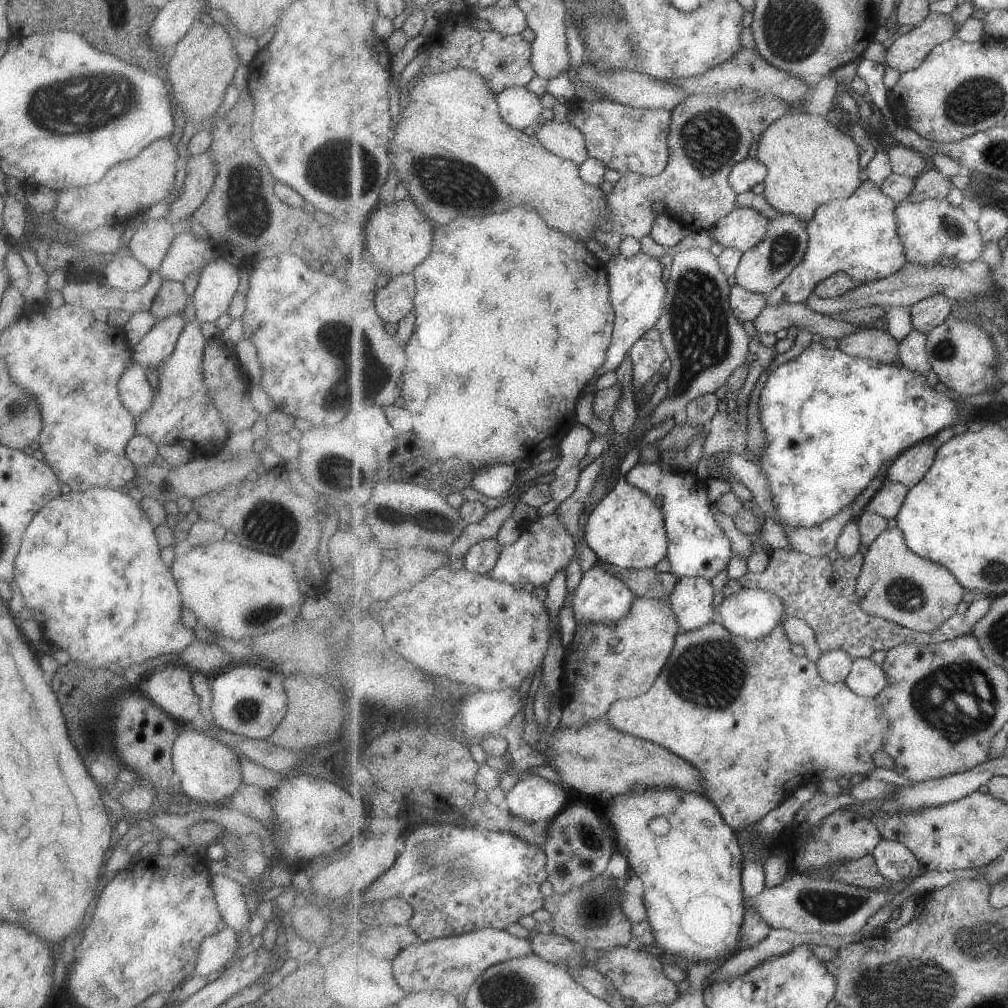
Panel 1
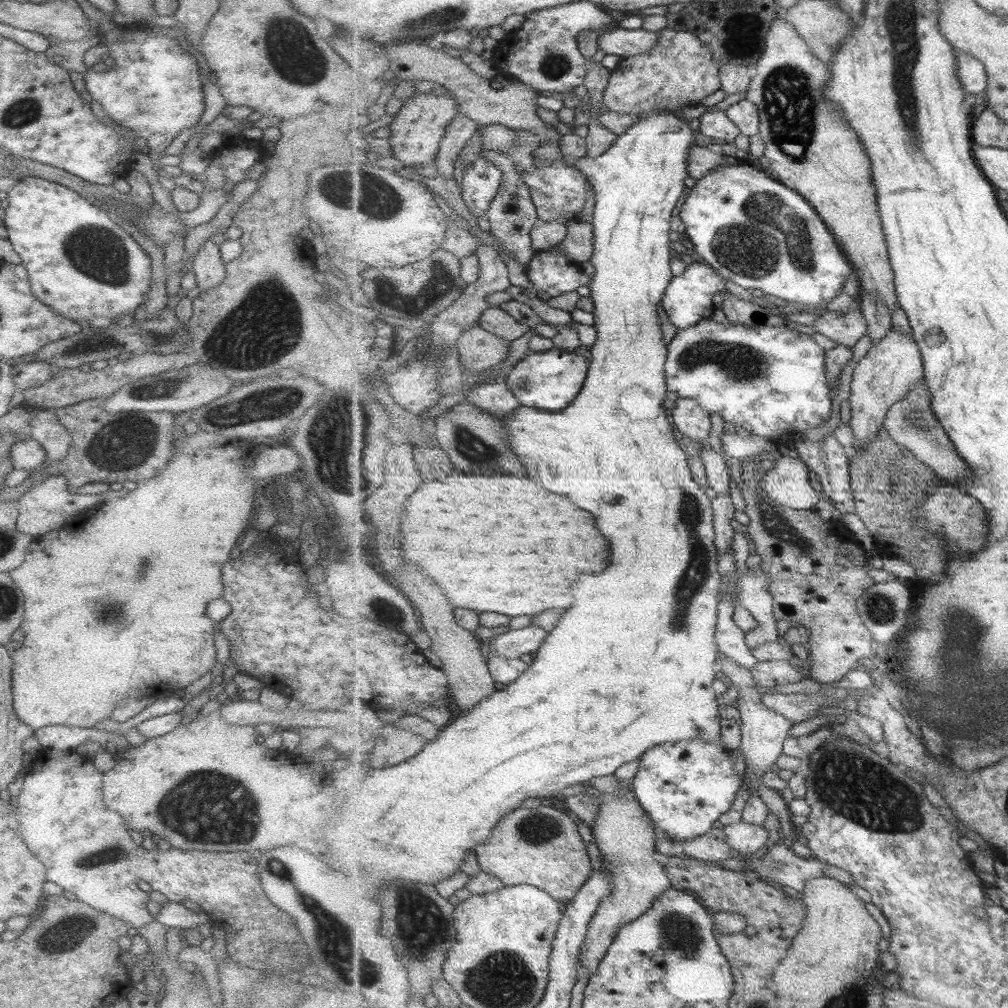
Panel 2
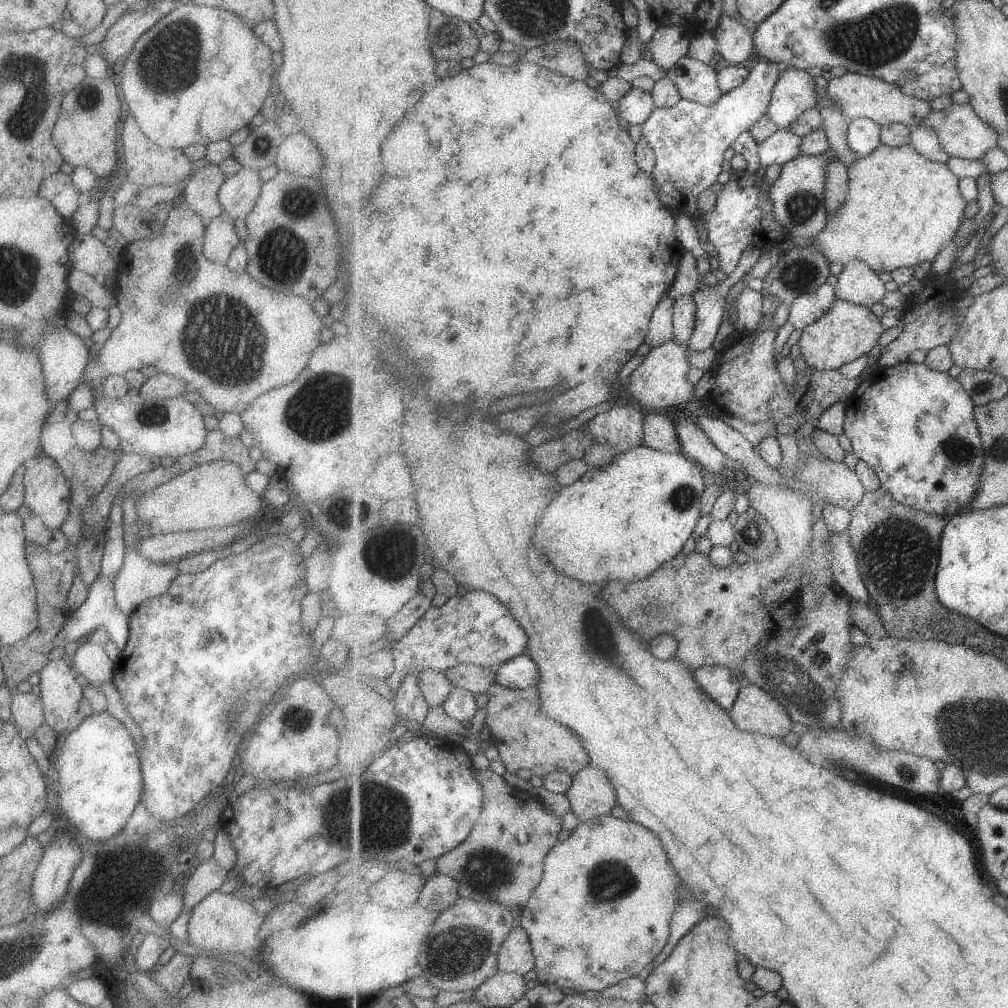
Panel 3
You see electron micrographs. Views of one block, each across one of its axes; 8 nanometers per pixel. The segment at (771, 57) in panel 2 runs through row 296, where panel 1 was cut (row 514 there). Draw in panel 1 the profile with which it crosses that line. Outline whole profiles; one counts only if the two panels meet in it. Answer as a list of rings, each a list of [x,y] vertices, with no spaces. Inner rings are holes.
[[[884,481],[867,503],[866,509],[869,512],[884,516],[887,520],[889,518],[896,518],[909,492],[910,487],[906,484]]]

